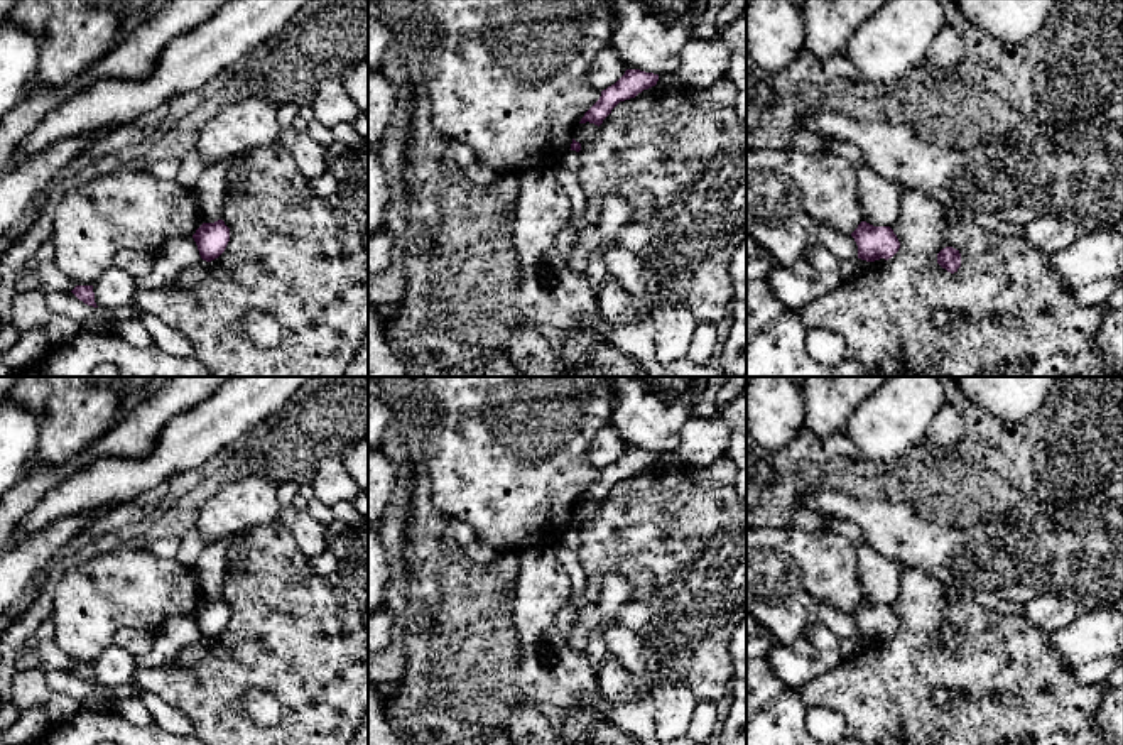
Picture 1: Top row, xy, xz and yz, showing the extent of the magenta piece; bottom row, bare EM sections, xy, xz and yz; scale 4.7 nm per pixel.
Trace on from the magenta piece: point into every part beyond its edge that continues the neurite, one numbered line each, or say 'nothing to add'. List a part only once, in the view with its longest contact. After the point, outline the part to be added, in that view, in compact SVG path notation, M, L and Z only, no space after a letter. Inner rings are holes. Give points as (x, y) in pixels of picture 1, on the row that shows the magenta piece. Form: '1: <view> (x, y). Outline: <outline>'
nothing to add

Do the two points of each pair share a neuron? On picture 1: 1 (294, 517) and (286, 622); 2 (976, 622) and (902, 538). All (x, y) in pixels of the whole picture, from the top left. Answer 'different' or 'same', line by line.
1: different
2: different

